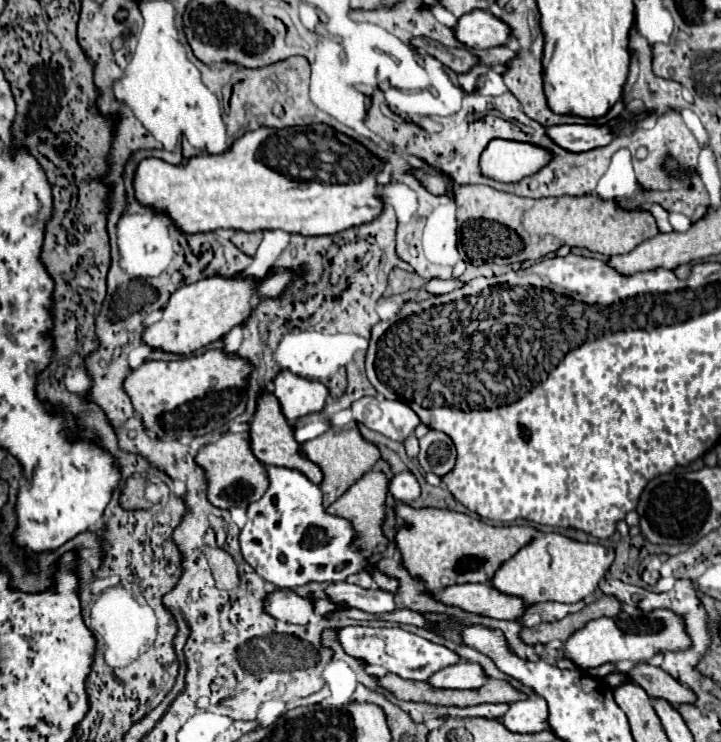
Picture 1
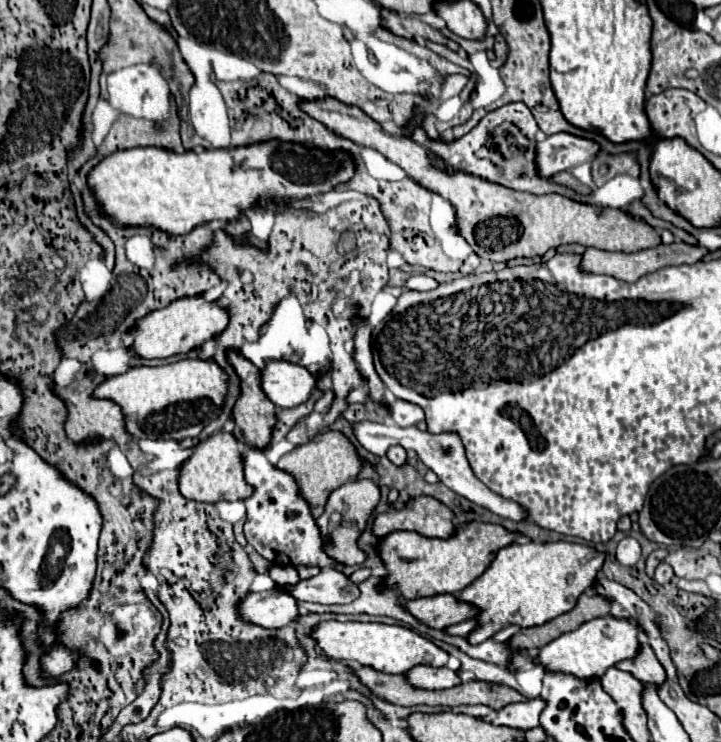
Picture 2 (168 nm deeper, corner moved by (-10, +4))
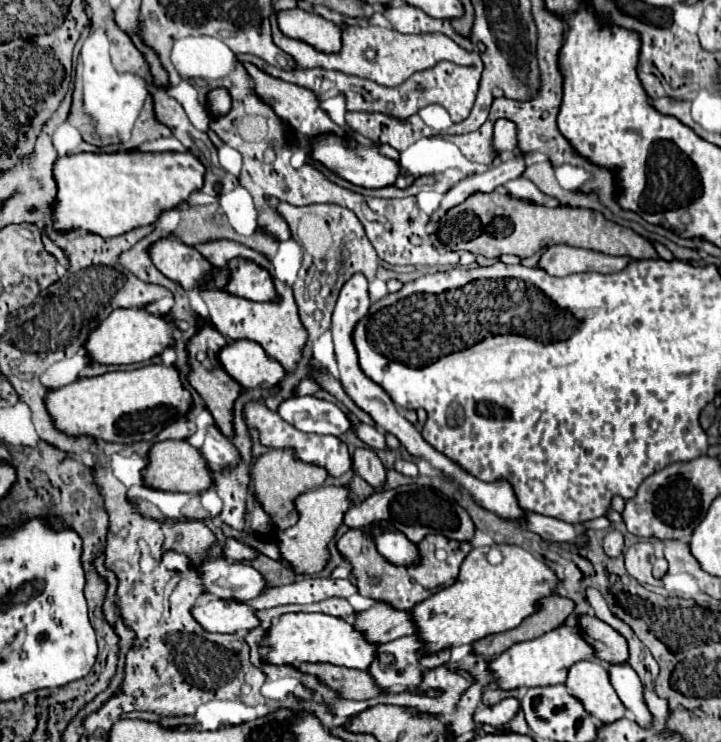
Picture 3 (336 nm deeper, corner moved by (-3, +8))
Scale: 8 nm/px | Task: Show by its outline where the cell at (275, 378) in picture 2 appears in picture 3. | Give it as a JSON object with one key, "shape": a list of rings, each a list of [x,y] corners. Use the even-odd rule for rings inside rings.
{"shape":[[[235,340],[219,350],[219,362],[223,370],[241,386],[257,388],[263,382],[277,386],[285,370],[279,362],[267,358],[265,350],[251,340]]]}

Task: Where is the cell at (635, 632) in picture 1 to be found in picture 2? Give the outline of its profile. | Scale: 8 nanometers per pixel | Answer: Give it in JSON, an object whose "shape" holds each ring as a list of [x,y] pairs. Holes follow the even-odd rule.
{"shape":[[[600,616],[546,644],[536,656],[536,662],[544,664],[548,670],[562,670],[564,674],[574,674],[578,678],[600,678],[610,666],[616,666],[620,660],[634,658],[640,652],[638,632],[640,628],[628,618]]]}

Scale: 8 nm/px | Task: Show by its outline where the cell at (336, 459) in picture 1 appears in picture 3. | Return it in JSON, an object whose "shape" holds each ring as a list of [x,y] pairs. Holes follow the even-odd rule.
{"shape":[[[269,450],[261,454],[253,466],[251,466],[251,482],[253,482],[253,494],[261,508],[269,514],[273,530],[287,530],[299,520],[299,514],[295,514],[293,500],[315,488],[321,486],[327,478],[325,470],[319,470],[319,466],[303,466],[303,462],[295,462],[295,454],[287,454],[287,450]]]}

